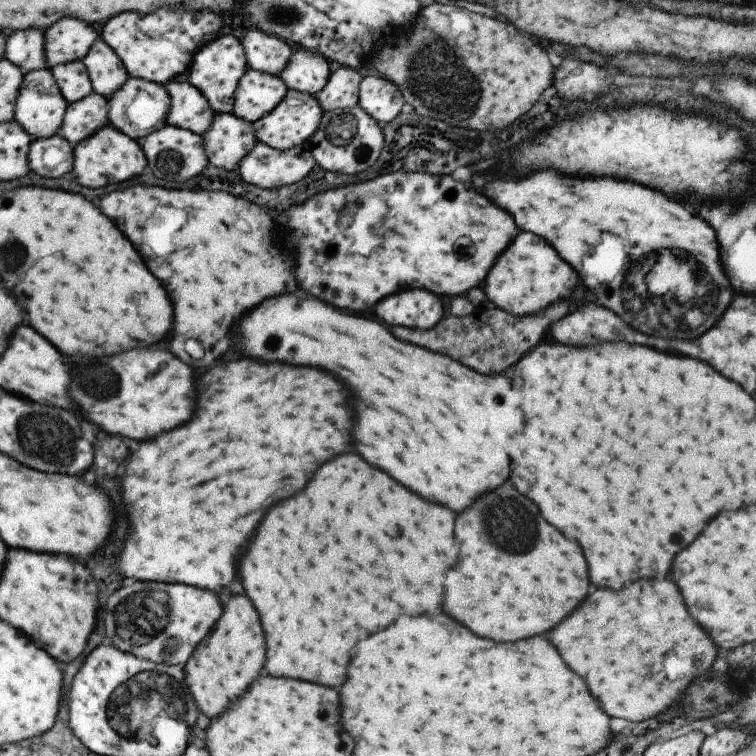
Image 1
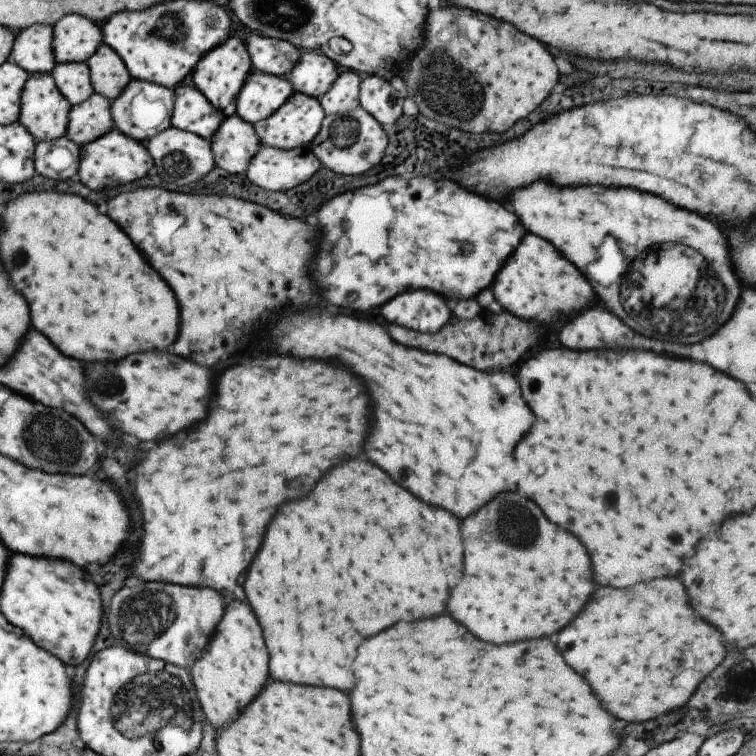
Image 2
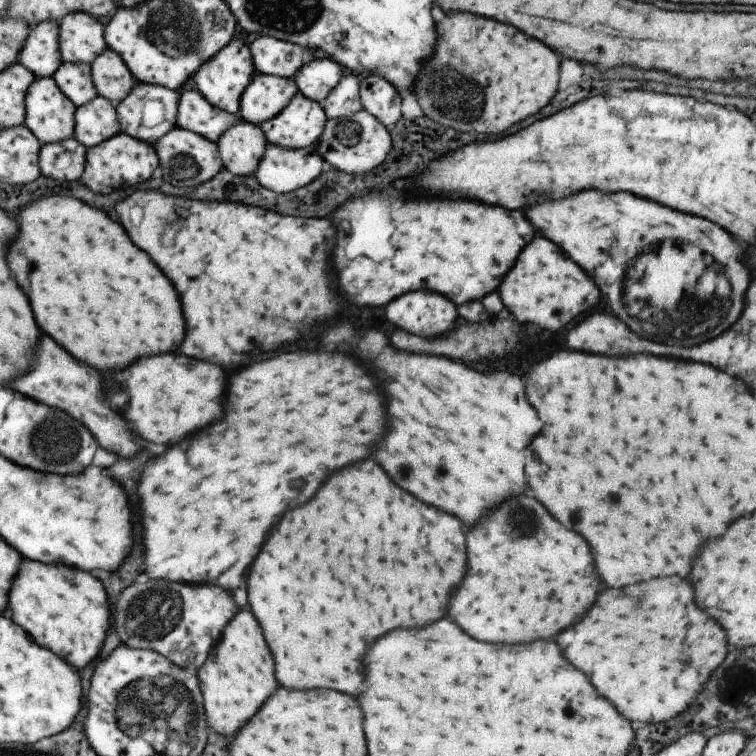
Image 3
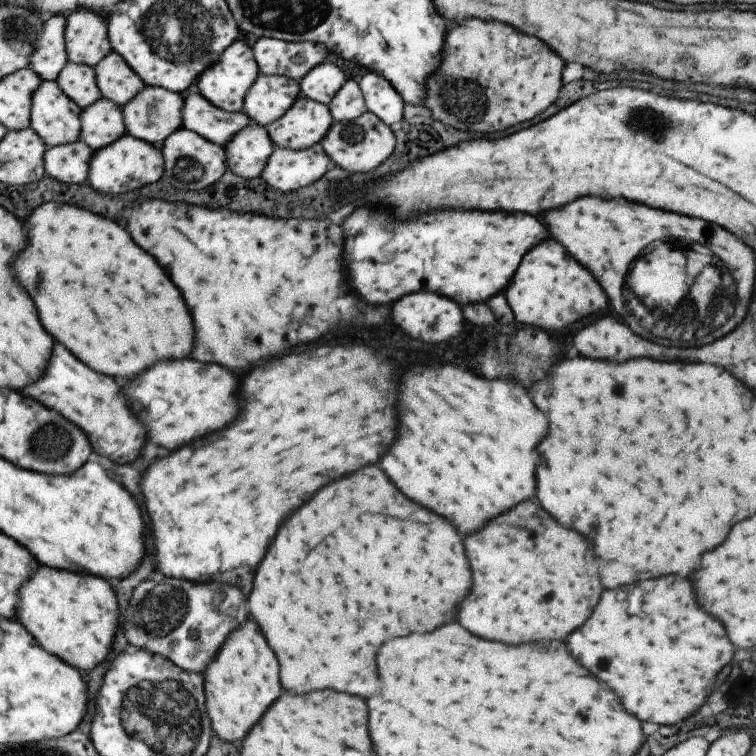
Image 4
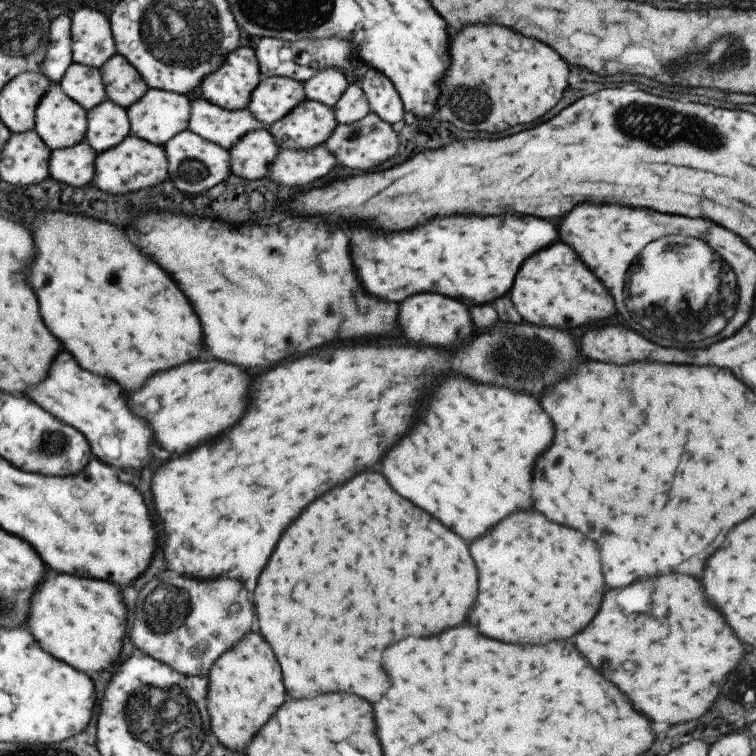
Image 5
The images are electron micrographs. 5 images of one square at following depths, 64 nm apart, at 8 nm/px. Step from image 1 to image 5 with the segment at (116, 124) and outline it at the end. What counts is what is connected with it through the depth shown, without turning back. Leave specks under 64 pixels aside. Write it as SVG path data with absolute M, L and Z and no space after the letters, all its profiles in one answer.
M148 88L135 104L126 108L129 132L151 144L163 146L175 134L187 130L189 106L191 106L191 96Z

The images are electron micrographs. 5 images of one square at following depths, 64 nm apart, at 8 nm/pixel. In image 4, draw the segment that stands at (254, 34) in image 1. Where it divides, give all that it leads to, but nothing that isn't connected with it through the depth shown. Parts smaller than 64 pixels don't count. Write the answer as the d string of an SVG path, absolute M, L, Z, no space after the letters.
M269 37L258 38L250 49L259 75L279 75L296 81L303 78L311 68L334 58L321 44L288 43Z

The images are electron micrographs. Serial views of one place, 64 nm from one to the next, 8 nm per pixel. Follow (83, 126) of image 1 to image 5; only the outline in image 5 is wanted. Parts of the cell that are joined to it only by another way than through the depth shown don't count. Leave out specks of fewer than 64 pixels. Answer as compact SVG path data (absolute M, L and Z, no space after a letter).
M109 99L103 100L91 110L86 110L86 122L84 140L96 153L117 146L130 134L126 109Z

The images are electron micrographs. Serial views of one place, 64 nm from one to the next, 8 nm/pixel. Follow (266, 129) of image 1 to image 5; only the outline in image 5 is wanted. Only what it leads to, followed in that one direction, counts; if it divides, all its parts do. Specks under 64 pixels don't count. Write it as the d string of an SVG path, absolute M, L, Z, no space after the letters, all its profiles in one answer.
M305 99L267 127L279 149L307 150L323 144L337 122L332 108Z

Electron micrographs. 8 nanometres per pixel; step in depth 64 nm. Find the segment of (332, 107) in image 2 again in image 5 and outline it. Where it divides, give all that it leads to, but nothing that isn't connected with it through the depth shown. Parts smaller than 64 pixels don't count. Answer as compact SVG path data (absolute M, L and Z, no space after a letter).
M358 83L348 84L345 92L333 106L335 120L339 124L353 124L359 122L367 113L371 112L365 94Z

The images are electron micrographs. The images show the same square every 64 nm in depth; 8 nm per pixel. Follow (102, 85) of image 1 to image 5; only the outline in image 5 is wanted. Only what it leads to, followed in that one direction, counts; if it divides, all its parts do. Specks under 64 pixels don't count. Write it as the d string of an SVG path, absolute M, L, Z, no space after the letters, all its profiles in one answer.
M115 53L98 70L105 96L117 106L129 108L147 92L143 78L120 54Z

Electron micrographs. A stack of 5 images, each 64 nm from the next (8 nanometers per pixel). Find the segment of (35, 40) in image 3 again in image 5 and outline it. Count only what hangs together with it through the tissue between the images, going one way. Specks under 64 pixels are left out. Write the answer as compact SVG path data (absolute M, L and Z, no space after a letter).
M57 16L49 22L47 30L47 46L45 56L39 64L41 73L49 82L58 84L71 60L71 34L69 34L71 20L67 16Z

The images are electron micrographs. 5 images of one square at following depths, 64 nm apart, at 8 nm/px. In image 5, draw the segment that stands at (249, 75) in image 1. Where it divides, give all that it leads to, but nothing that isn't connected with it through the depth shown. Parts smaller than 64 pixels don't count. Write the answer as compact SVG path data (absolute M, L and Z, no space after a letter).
M267 77L255 86L246 108L253 118L268 126L304 100L301 82L287 77Z

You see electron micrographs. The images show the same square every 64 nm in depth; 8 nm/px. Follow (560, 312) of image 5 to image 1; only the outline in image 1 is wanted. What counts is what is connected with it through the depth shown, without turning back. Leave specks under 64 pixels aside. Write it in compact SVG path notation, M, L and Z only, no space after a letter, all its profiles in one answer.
M521 232L505 248L505 252L495 258L481 287L493 307L507 311L510 315L531 316L561 300L570 301L572 306L583 302L579 300L583 294L581 282L577 282L573 270L575 268L569 268L565 262L561 262L555 250L541 238Z

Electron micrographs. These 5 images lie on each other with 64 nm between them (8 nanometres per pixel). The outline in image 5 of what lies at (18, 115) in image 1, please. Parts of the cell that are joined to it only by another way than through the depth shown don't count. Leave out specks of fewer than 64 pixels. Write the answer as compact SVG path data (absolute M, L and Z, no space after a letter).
M55 83L39 98L34 122L33 131L49 149L71 148L85 138L86 110L63 94Z

